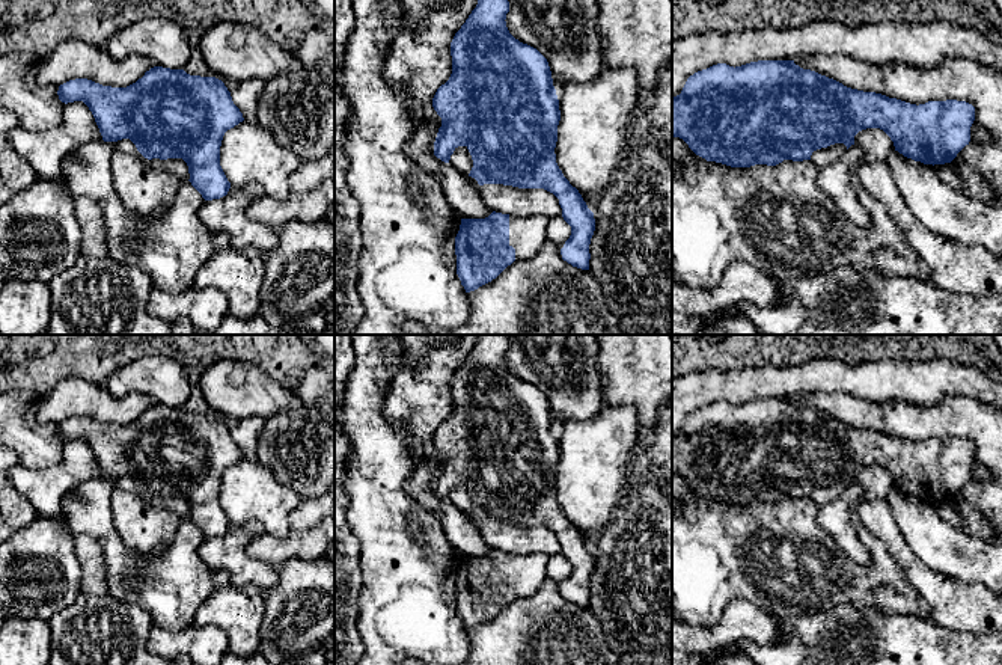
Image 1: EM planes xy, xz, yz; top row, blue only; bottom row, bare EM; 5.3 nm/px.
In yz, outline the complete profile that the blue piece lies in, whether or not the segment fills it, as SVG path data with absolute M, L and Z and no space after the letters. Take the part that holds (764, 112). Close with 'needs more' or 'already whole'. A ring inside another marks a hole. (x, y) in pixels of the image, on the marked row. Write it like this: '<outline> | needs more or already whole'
M758 60L735 68L717 63L690 75L681 93L672 97L672 137L683 139L696 155L707 161L731 167L776 166L784 160L811 160L814 151L844 143L847 151L835 163L820 169L818 185L844 216L862 228L869 228L871 219L854 192L854 166L863 157L862 149L854 143L859 131L880 128L890 137L895 151L915 161L934 166L951 163L969 145L973 121L975 107L966 101L928 101L916 106L881 93L847 87L833 78L800 68L794 60Z | needs more

